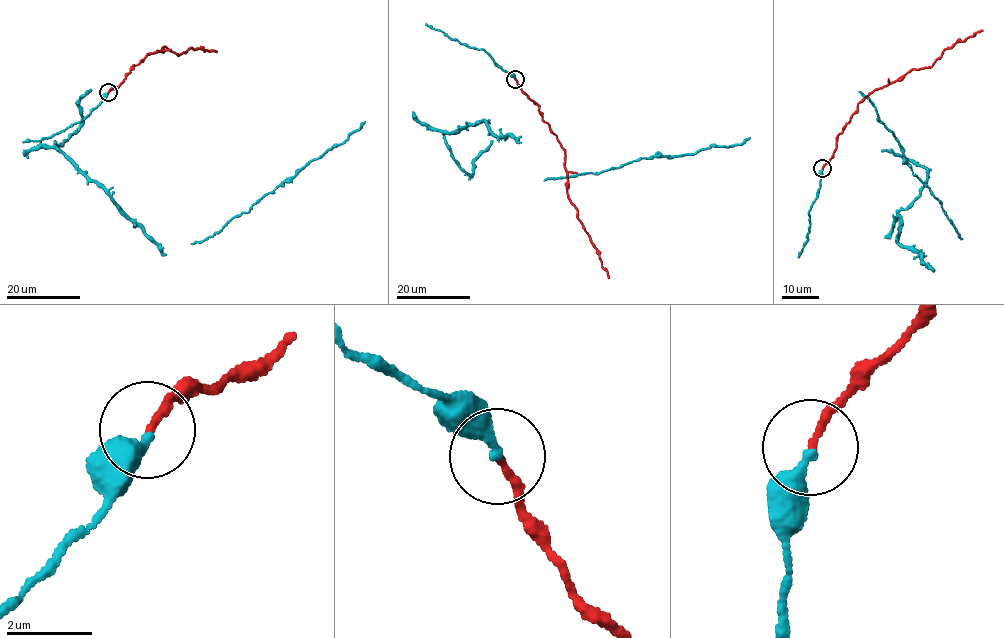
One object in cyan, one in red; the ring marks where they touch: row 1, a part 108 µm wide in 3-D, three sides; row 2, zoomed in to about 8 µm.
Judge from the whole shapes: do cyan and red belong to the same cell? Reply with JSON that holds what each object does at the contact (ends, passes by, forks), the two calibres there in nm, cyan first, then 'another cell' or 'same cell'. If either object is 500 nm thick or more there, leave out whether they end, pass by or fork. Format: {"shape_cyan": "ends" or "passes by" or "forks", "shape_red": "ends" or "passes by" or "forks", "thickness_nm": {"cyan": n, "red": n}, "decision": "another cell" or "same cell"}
{"shape_cyan": "ends", "shape_red": "ends", "thickness_nm": {"cyan": 320, "red": 180}, "decision": "same cell"}

